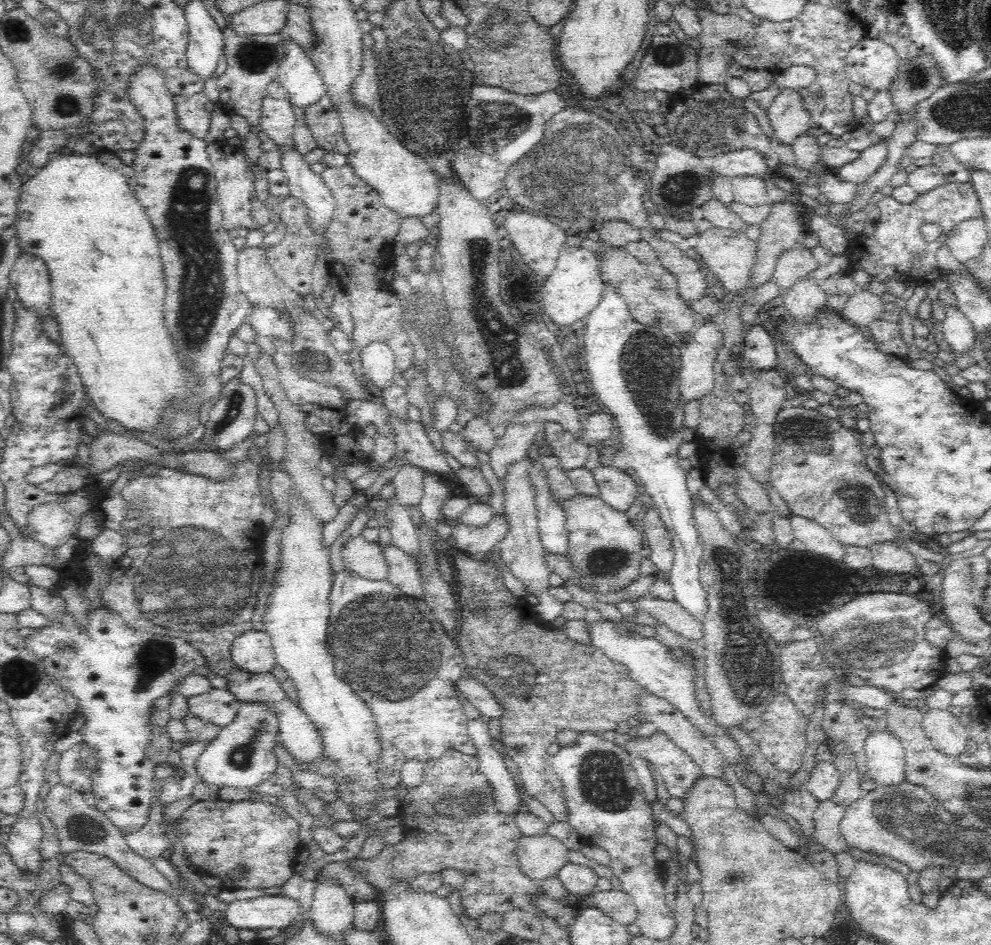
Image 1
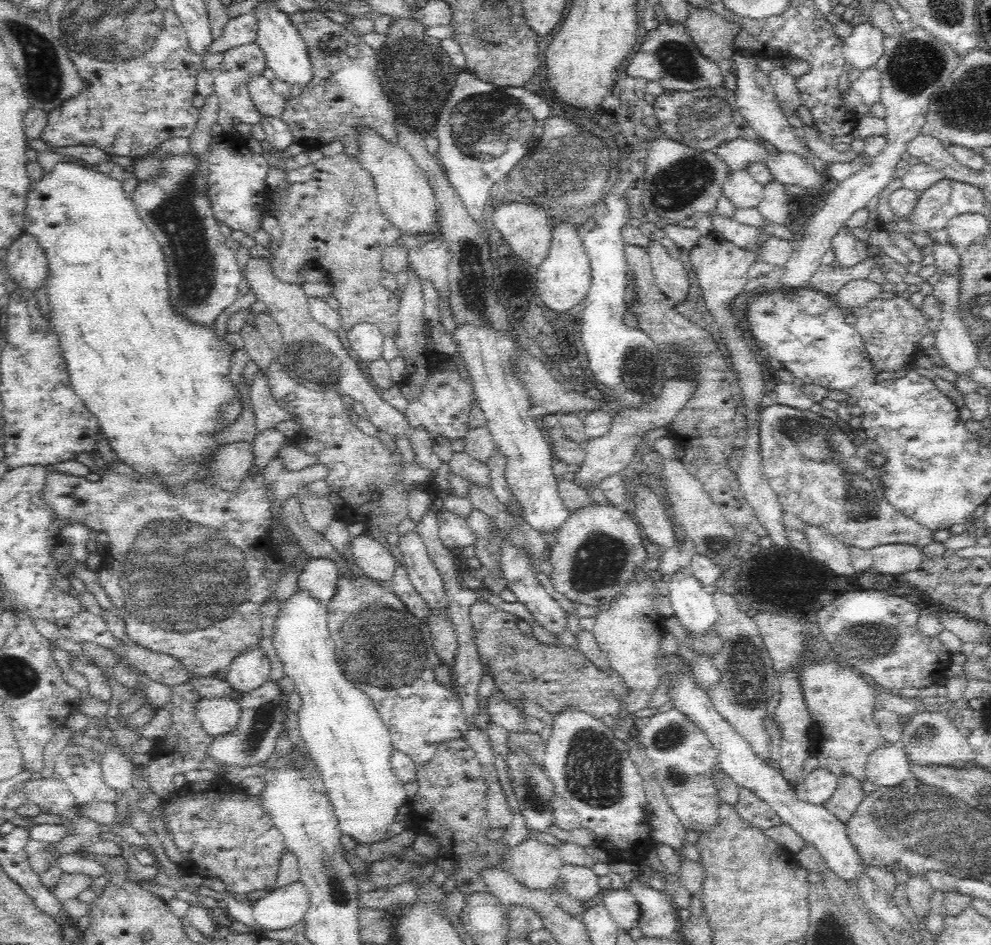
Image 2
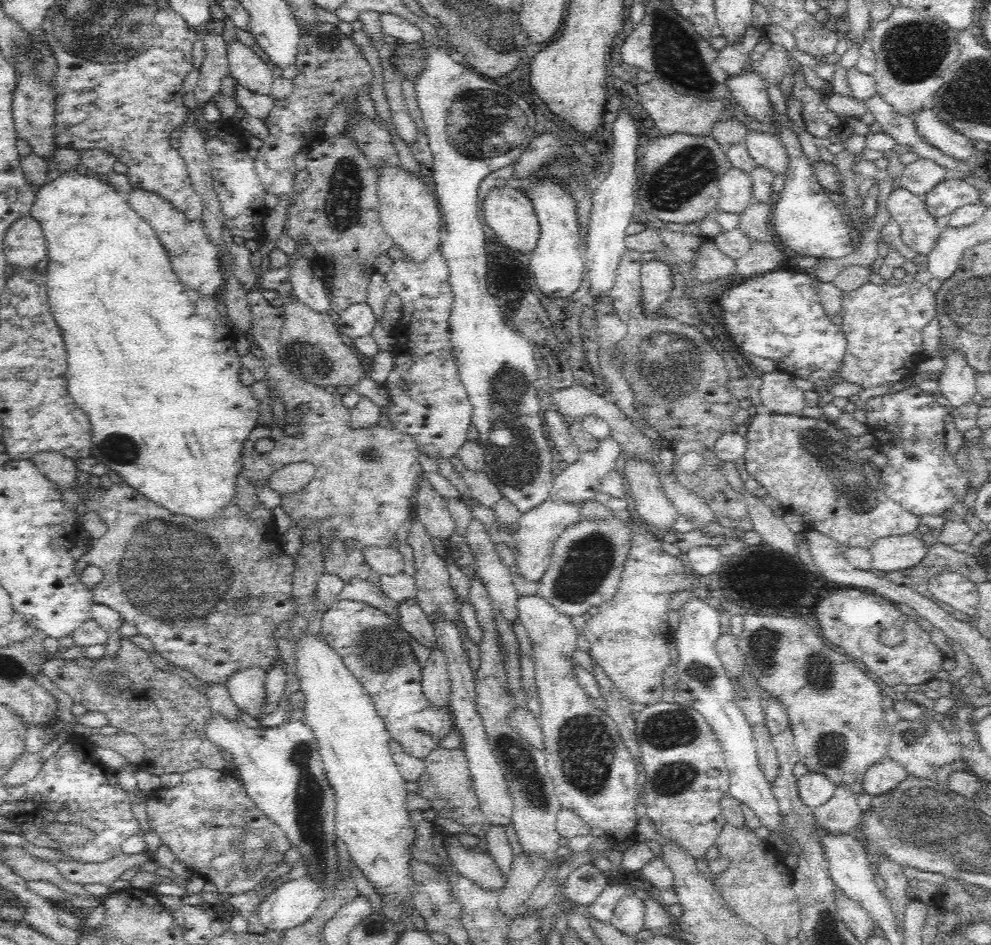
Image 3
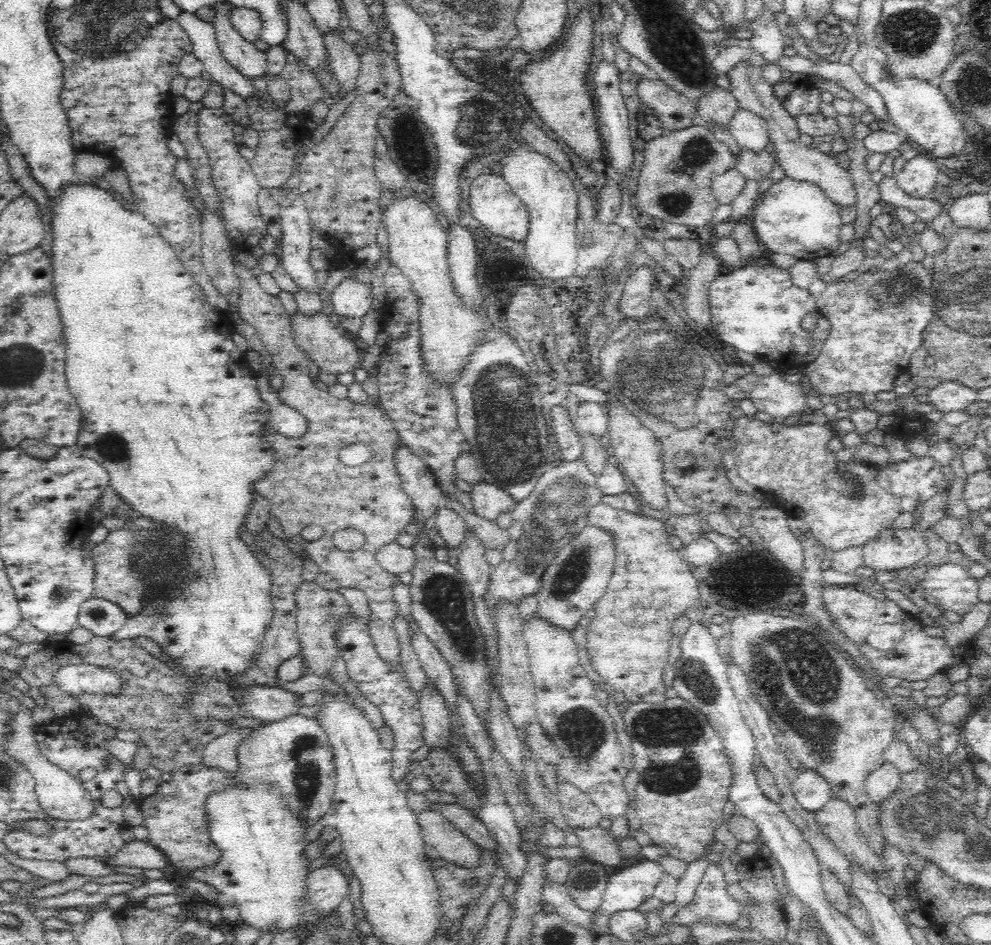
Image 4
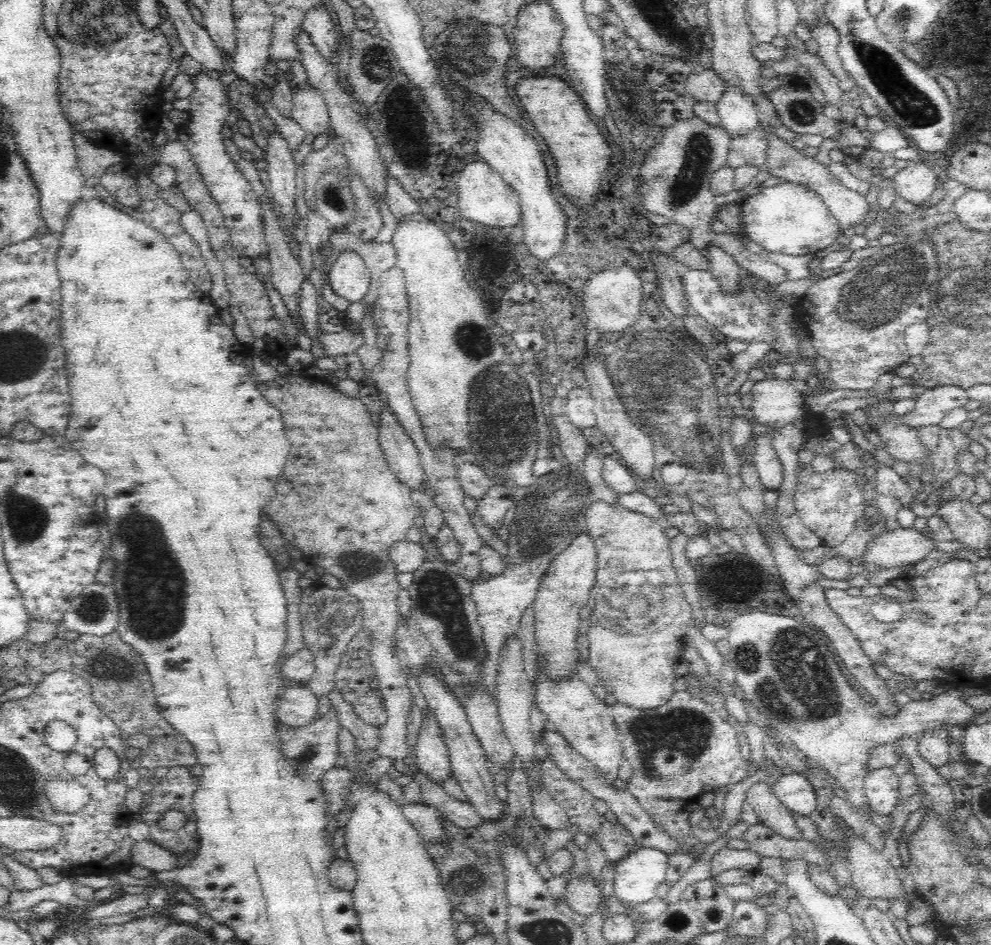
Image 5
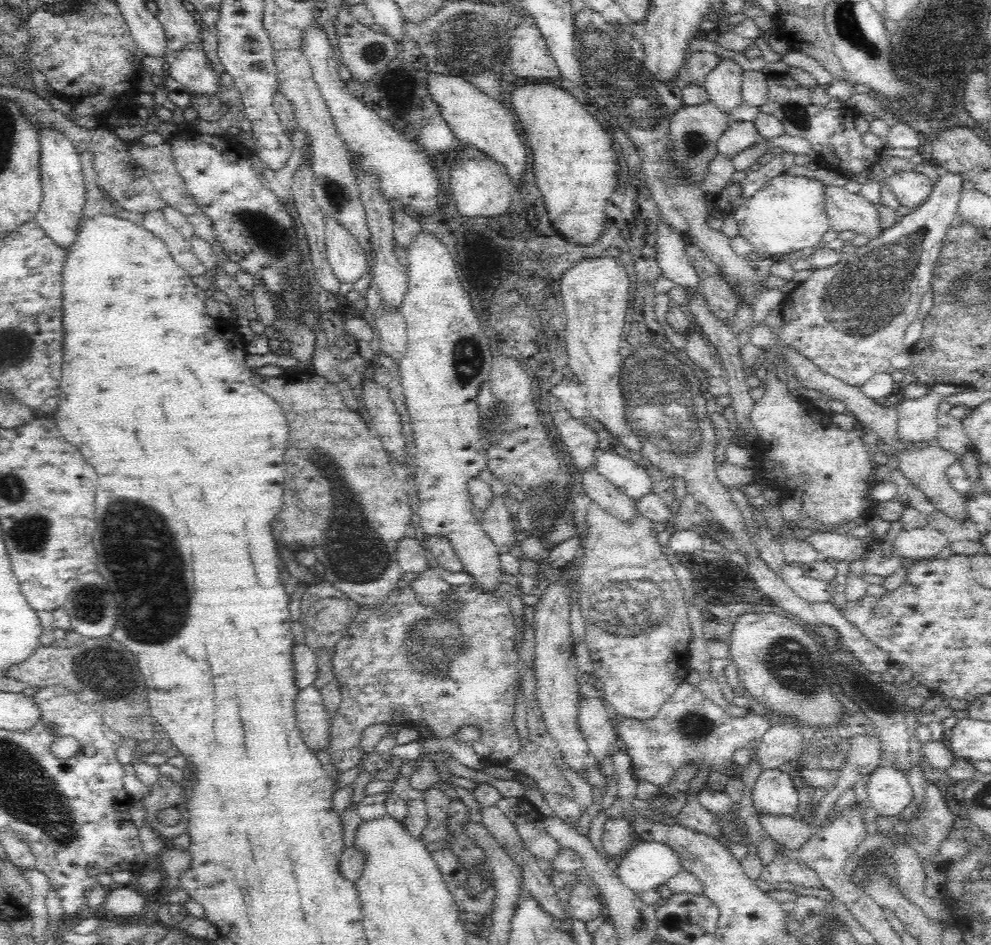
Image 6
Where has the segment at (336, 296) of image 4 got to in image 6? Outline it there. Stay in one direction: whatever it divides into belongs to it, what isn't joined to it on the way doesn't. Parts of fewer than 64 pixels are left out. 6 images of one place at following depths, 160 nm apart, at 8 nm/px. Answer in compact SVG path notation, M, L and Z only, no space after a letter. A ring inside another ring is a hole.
M334 219L326 221L327 261L341 283L353 284L366 272L367 258L355 236Z

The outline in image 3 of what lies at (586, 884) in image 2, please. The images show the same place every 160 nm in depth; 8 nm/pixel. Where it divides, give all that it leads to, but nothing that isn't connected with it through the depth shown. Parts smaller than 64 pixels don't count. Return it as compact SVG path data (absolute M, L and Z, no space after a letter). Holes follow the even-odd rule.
M588 864L581 865L569 874L563 890L570 903L587 907L603 893L607 885L605 873Z

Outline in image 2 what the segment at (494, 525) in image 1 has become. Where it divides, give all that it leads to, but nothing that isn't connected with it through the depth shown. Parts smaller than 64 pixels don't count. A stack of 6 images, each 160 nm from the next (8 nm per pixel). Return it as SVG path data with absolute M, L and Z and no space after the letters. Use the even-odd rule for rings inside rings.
M441 507L437 509L439 535L443 545L458 552L467 546L476 546L475 532L469 527L465 518L456 516Z

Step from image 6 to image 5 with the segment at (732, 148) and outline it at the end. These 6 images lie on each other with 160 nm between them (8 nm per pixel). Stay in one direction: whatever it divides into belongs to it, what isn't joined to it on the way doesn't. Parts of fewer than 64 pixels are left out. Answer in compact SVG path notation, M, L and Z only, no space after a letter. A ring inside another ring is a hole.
M762 127L752 129L746 136L731 140L727 166L734 170L742 166L754 166L766 171L768 166L767 134Z

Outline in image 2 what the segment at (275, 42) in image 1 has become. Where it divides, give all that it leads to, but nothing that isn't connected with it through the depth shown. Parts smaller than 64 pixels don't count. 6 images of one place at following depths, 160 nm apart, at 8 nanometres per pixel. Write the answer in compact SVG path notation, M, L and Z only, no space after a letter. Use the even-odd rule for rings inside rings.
M254 42L229 48L222 55L223 59L218 64L218 68L211 70L214 77L213 92L219 102L218 124L222 124L222 128L225 128L226 131L232 126L232 118L238 118L244 124L258 124L261 121L261 116L252 102L249 84L252 77L263 75L267 68L264 51L259 44Z

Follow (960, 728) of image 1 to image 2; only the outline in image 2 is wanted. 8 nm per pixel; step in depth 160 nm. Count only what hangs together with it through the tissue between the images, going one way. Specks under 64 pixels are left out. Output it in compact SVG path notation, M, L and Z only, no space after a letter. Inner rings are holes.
M941 710L916 713L912 722L899 736L898 743L905 750L907 758L911 758L918 765L949 766L958 760L967 765L974 762L974 754L967 735Z

